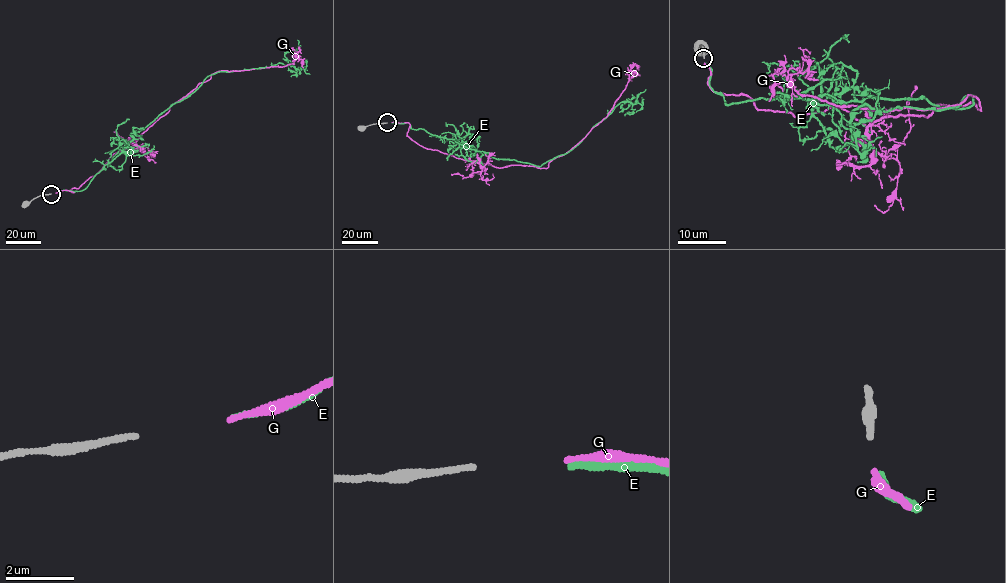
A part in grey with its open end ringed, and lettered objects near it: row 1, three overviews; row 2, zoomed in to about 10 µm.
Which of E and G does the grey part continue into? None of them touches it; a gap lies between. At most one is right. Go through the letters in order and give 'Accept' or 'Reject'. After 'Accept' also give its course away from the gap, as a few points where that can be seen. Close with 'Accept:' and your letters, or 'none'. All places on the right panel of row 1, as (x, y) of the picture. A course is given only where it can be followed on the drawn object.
E: Reject
G: Accept. Its course: (703, 63), (714, 91), (794, 117), (980, 107), (841, 107), (784, 71), (769, 101)
Accept: G

